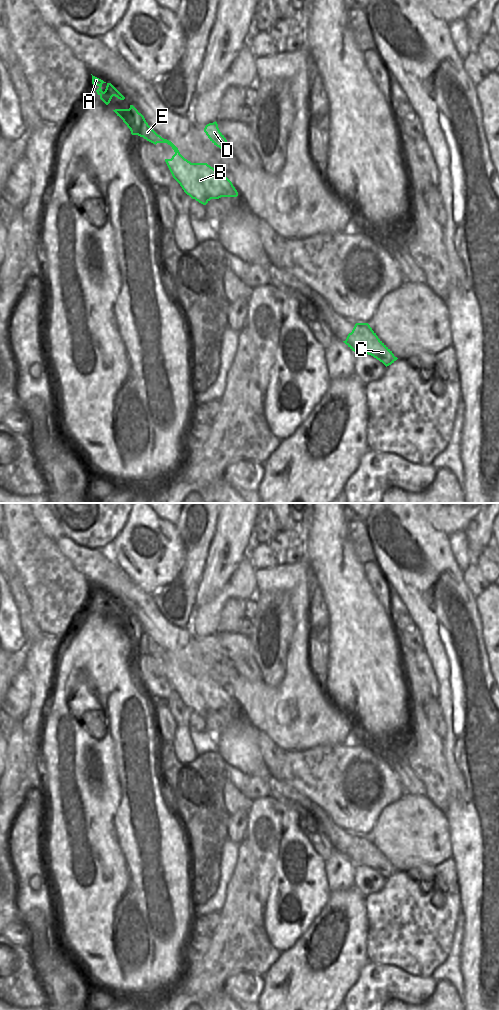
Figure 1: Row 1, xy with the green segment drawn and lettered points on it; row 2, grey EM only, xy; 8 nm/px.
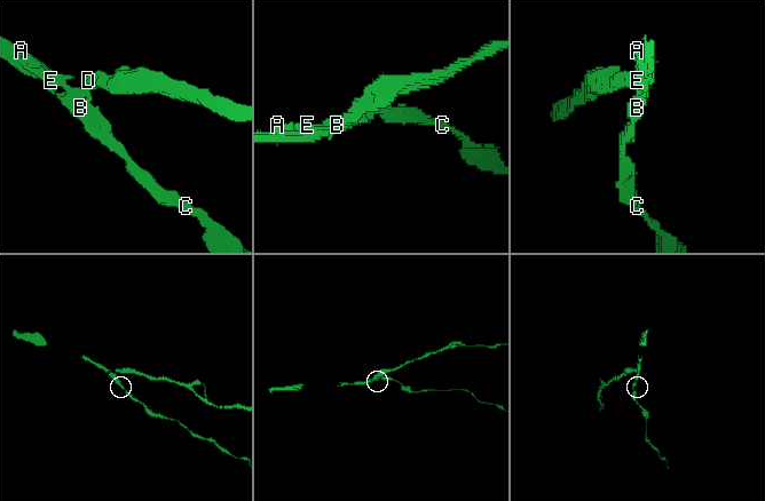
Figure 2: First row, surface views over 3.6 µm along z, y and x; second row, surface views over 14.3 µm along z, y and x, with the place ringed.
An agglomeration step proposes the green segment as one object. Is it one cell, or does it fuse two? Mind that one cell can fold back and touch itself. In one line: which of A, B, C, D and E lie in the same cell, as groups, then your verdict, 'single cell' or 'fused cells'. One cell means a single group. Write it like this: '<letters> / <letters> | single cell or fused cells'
A D E / B C | fused cells

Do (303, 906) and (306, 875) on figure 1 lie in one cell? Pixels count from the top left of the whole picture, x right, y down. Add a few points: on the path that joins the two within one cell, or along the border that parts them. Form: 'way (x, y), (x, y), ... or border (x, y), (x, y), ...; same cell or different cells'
way (303, 898), (303, 883); same cell

